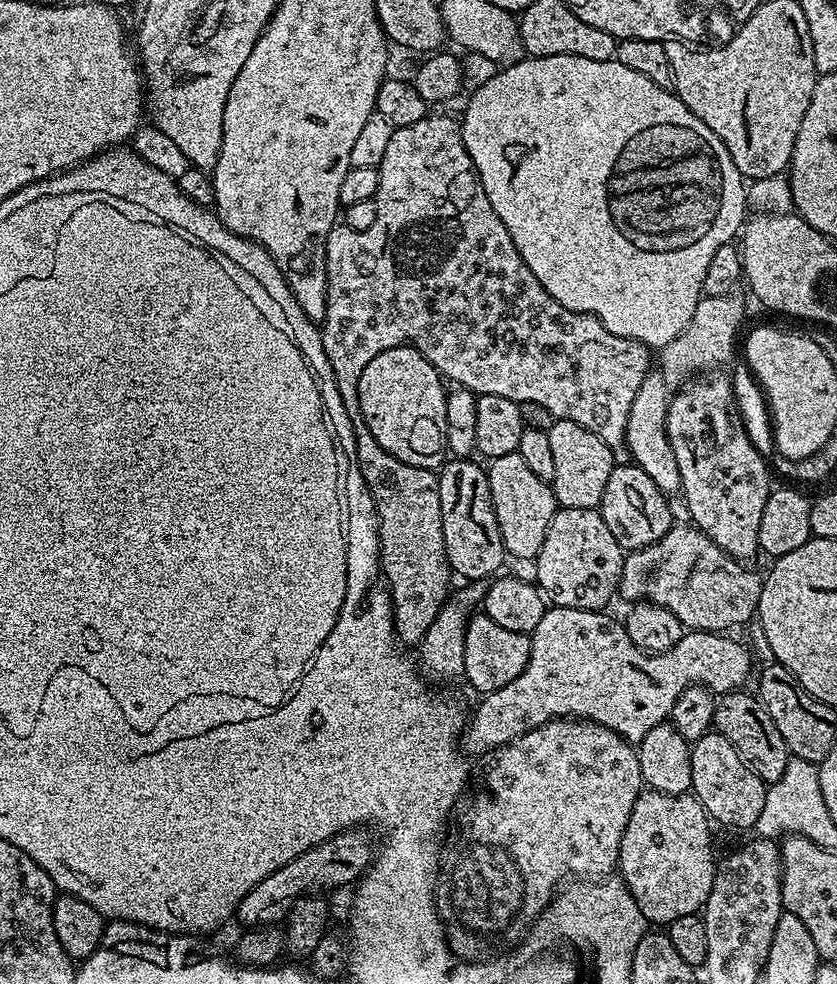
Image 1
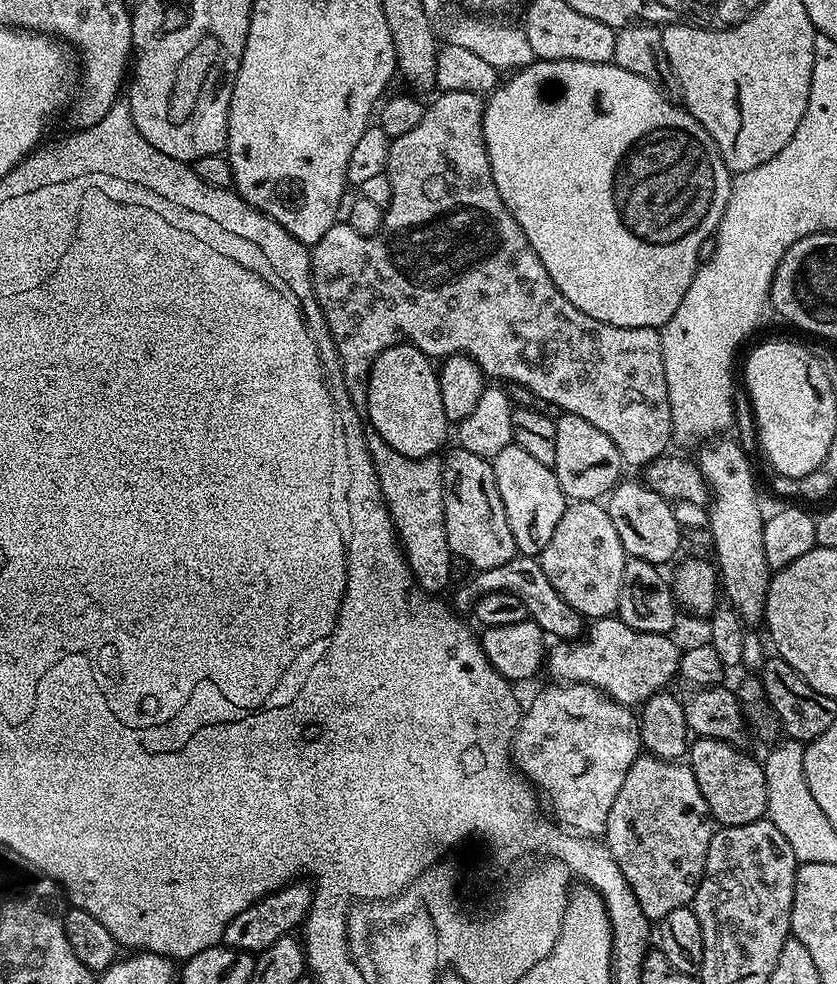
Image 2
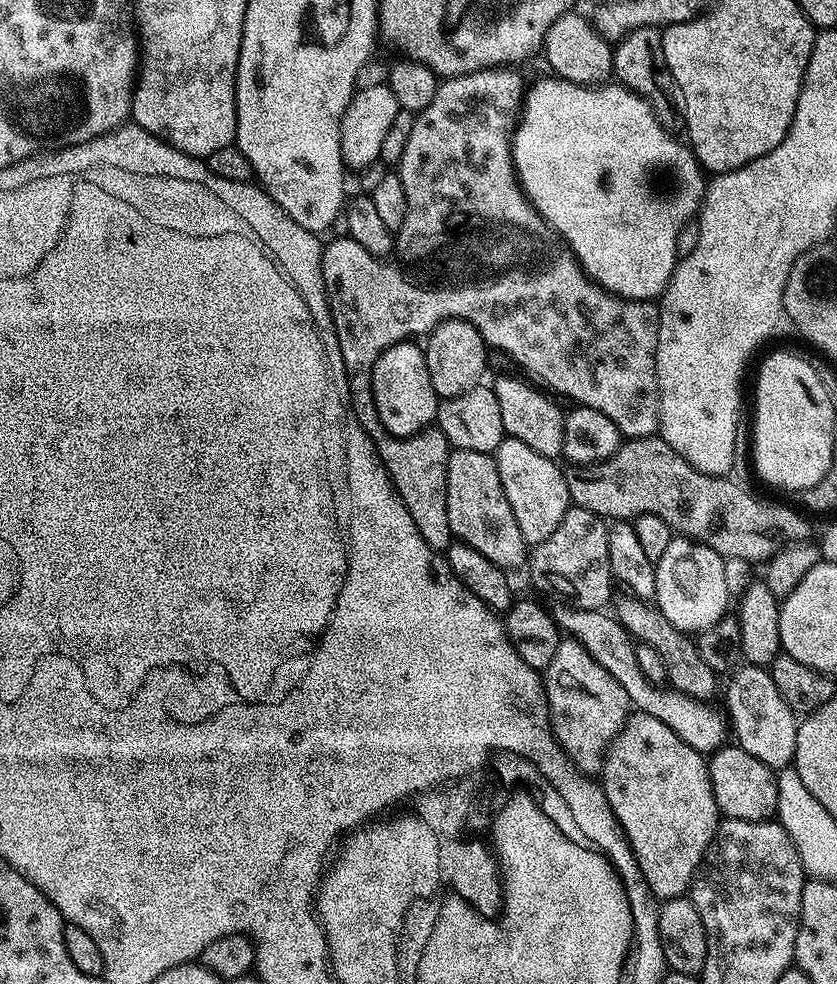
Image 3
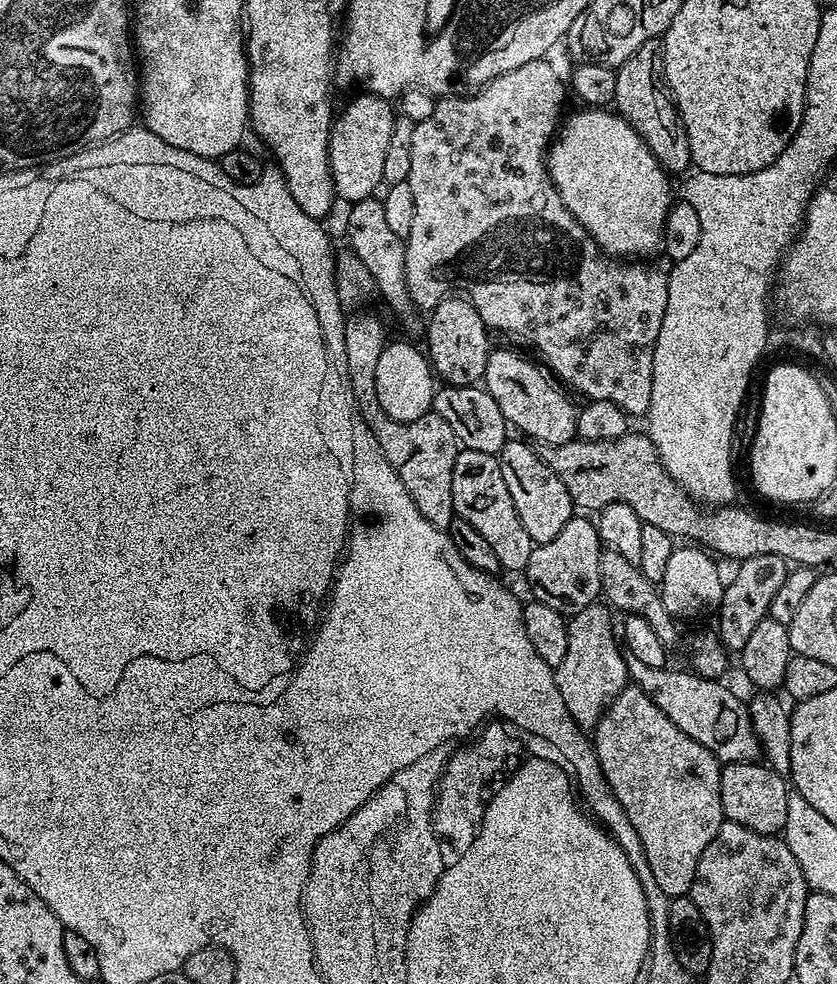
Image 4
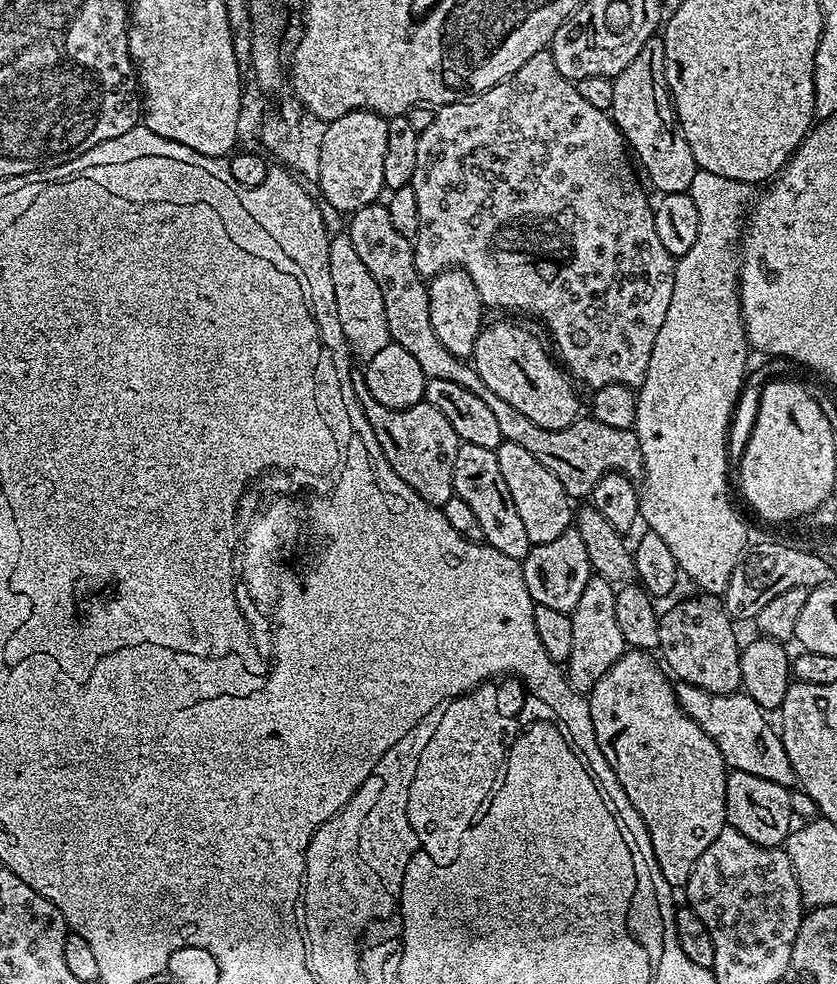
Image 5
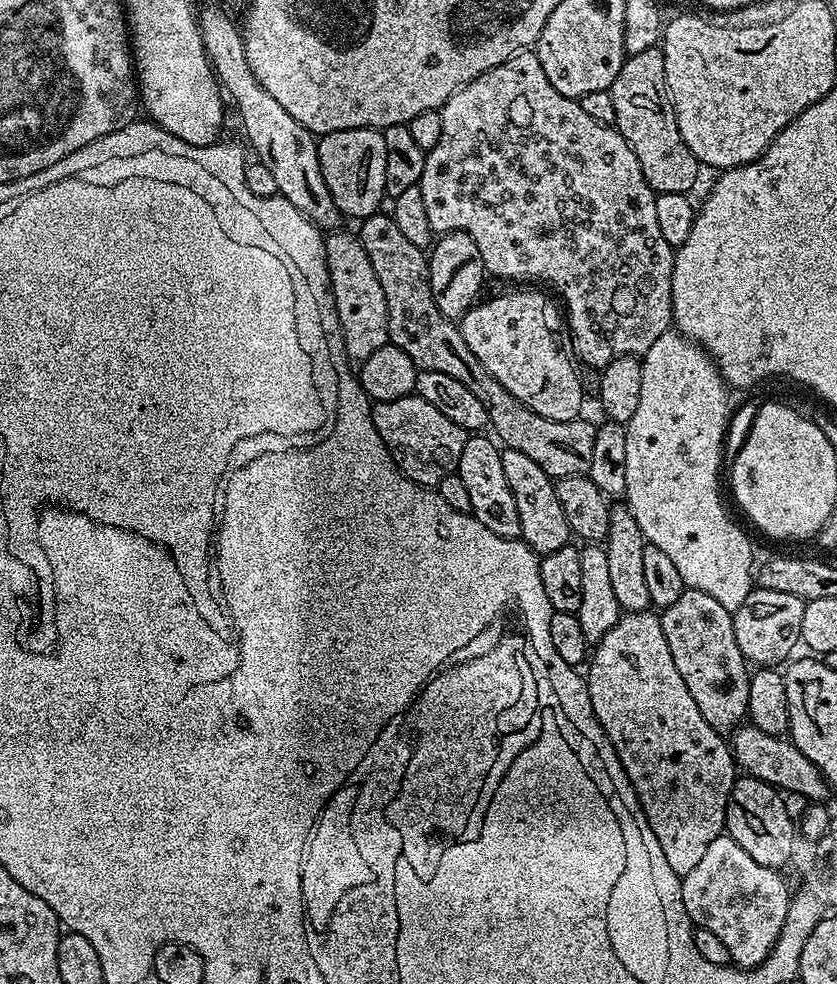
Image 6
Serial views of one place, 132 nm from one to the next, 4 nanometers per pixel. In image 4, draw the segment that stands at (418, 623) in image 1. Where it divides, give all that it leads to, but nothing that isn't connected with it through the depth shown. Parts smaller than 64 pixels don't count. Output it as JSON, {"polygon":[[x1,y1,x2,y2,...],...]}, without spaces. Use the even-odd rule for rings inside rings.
{"polygon":[[547,59,526,62,526,66,518,66,518,70,510,70,510,74,494,78,479,92,437,99,430,118,416,124,410,150,410,174,407,179,414,194,414,223,410,225,410,234,404,246,408,296,417,309,431,310,453,291,452,283,456,280,457,286,461,288,457,289,476,307,485,328,493,333,505,332,506,335,537,348,541,356,539,359,547,365,550,372,552,367,551,375,561,376,556,378,563,381,573,393,581,392,588,400,614,402,623,412,627,412,629,417,643,417,650,406,650,390,654,378,654,346,658,330,662,330,662,318,666,314,668,272,660,268,643,268,640,265,643,263,621,262,609,256,596,245,594,238,576,221,574,214,570,214,570,210,562,202,558,190,552,184,552,179,548,177,546,149,558,131,560,111,564,108,566,84,565,81,564,84,560,81,555,66,548,63],[349,315,345,319,344,345,350,390,360,416,374,434,386,462,394,466,394,474,398,474,402,486,406,486,414,506,418,506,418,514,422,514,426,522,446,530,456,516,452,505,452,479,458,441,454,430,450,430,436,412,430,411,422,418,414,418,414,422,398,422,382,410,374,390,374,370,376,357,382,354,385,343,384,324,378,317]]}

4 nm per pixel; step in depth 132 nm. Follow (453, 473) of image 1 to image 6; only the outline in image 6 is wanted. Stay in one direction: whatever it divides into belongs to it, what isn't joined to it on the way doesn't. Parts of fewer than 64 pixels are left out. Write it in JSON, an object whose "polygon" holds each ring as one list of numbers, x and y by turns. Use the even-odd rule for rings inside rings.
{"polygon":[[484,434,469,435,466,446,462,446,462,458,458,462,456,472,462,478,466,491,470,493,471,513,502,538,517,539,520,536,520,523,518,522,518,506,514,494,510,490,510,482,506,482,506,473,502,471,501,449,495,439,480,436]]}

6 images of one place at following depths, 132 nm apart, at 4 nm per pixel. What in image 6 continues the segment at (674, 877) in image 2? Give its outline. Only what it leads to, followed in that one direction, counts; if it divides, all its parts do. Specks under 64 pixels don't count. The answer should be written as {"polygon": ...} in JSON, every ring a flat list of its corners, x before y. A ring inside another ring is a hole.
{"polygon":[[655,611,624,612,620,621,595,645,587,668,588,693,590,694,590,706,594,706,595,723,604,727,603,735,616,748,620,764,626,770,636,796,640,799,640,809,644,812,650,829,654,830,654,837,658,838,663,853,666,854,666,862,670,862,670,870,674,870,674,874,683,878,686,874,690,874,690,870,694,870,694,866,698,866,698,862,702,862,706,849,710,847,710,842,714,842,714,838,718,838,725,831,726,806,730,798,730,790,738,779,738,765,736,757,732,755,729,741,715,728,712,728,710,722,702,718,702,710,698,710,694,698,690,698,690,690,686,690,686,682,682,682,682,674,678,674,677,668,674,667,674,658,670,658,670,646,666,646,666,634,662,634,660,618]]}

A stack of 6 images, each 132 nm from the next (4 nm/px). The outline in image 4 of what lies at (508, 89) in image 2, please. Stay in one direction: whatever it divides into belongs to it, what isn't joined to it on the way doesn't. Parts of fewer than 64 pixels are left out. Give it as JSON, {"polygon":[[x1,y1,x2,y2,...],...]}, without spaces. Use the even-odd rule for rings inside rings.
{"polygon":[[585,107,568,121,559,125,558,131,546,152,548,177,558,190,562,202,603,252,613,258,644,258,659,249,664,234,666,214,674,203,669,173,654,158,646,142,632,129,623,116,612,110]]}

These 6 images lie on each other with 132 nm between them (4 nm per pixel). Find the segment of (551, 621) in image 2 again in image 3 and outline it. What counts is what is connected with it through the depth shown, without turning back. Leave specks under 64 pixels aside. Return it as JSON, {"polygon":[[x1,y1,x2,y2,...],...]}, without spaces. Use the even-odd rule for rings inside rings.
{"polygon":[[560,598,553,601,550,611,561,633,577,640,586,650,586,654,590,654,590,658,594,658,594,662,598,662,602,670,606,670,610,678,614,678,614,682,618,682,618,686,626,690,629,705,637,713,658,718,658,722,666,722,666,726,670,726,670,730,674,730,674,734,678,734,678,738,682,738,682,742,686,742,686,746,690,746,695,752,711,754,725,743,725,717,721,713,720,717,710,708,712,706,709,703,675,690,662,692,664,690,661,687,649,683,636,661,636,644,615,615,608,613,607,616,607,611,594,608,578,608]]}

